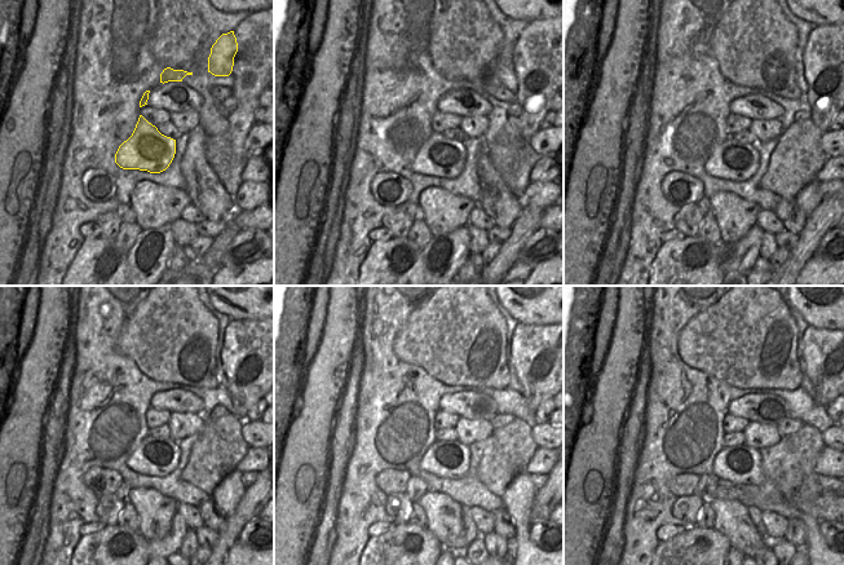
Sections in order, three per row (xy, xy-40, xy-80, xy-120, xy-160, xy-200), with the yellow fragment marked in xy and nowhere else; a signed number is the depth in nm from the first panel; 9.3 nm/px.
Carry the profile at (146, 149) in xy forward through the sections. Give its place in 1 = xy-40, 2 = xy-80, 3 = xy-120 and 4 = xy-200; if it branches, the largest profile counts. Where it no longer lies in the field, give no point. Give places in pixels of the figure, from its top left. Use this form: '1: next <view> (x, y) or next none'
1: next xy-40 (441, 157)
2: next xy-80 (733, 160)
3: next xy-120 (154, 457)
4: next xy-200 (741, 464)

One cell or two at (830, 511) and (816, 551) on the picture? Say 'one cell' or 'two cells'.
two cells

